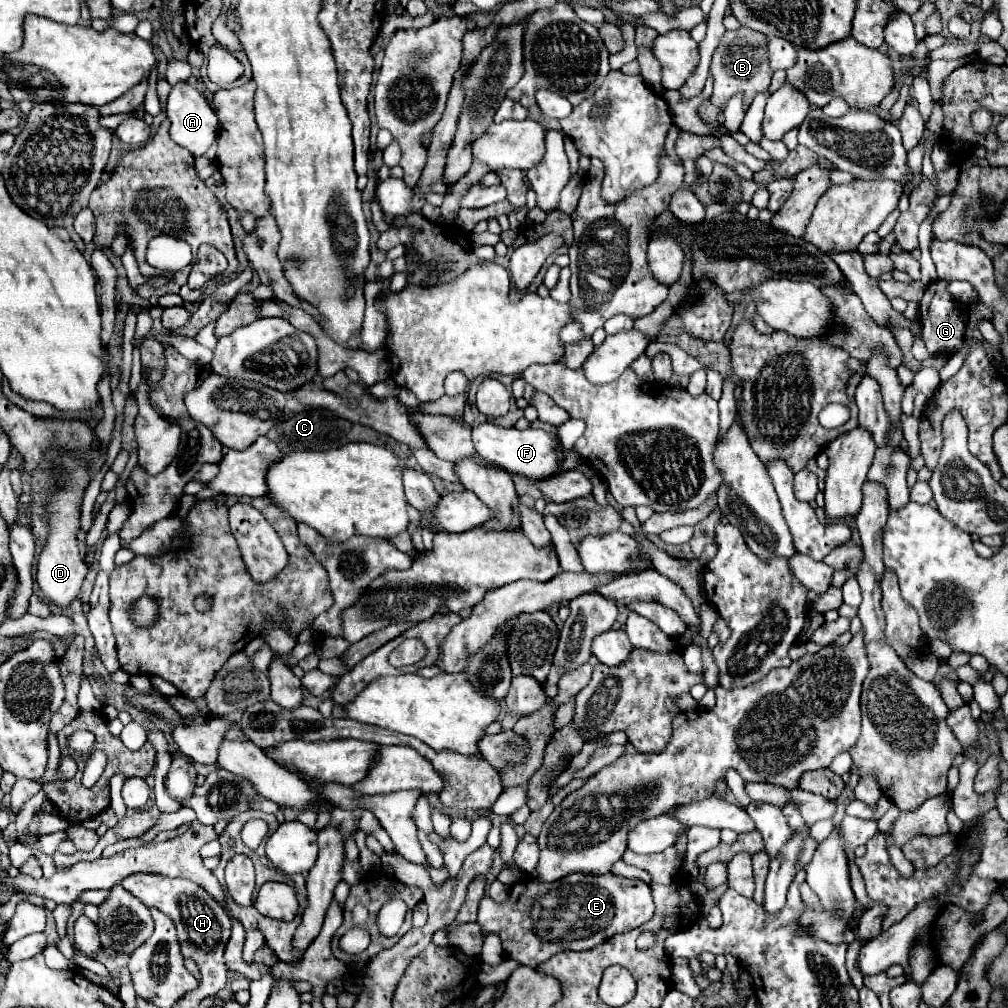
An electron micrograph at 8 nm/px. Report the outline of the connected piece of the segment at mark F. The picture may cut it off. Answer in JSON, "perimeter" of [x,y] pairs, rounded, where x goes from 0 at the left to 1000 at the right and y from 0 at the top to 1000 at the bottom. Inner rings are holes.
{"perimeter":[[[482,418],[482,420],[476,420],[474,424],[468,426],[468,438],[470,438],[472,447],[480,455],[500,463],[506,469],[520,471],[524,475],[538,475],[538,473],[546,473],[546,471],[556,467],[554,465],[556,455],[550,449],[552,438],[548,436],[548,432],[544,432],[538,426],[522,426],[522,428],[516,428],[512,424],[502,426],[502,424],[496,424],[496,422]]]}

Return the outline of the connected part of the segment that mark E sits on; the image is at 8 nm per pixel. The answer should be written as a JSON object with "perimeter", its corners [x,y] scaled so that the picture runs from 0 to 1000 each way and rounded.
{"perimeter":[[[569,866],[548,876],[534,876],[530,872],[514,874],[512,878],[506,880],[506,888],[500,896],[492,896],[484,888],[480,888],[478,898],[474,900],[474,918],[480,928],[486,926],[496,928],[502,949],[512,951],[514,955],[524,959],[534,959],[536,955],[540,955],[542,951],[546,951],[556,943],[587,941],[611,926],[621,926],[641,916],[647,908],[649,908],[649,890],[639,874],[611,870],[607,866],[599,868]]]}

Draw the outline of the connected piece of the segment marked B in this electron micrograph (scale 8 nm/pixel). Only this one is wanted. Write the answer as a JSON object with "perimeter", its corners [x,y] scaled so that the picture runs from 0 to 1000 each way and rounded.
{"perimeter":[[[734,27],[730,31],[718,33],[714,45],[708,51],[706,64],[704,64],[704,72],[708,74],[708,90],[706,90],[704,98],[706,98],[706,102],[710,102],[714,106],[714,110],[718,108],[720,100],[730,92],[738,94],[738,106],[742,108],[748,94],[764,84],[766,70],[762,66],[760,41],[762,41],[760,35],[750,33],[748,29],[742,29],[742,27]]]}

